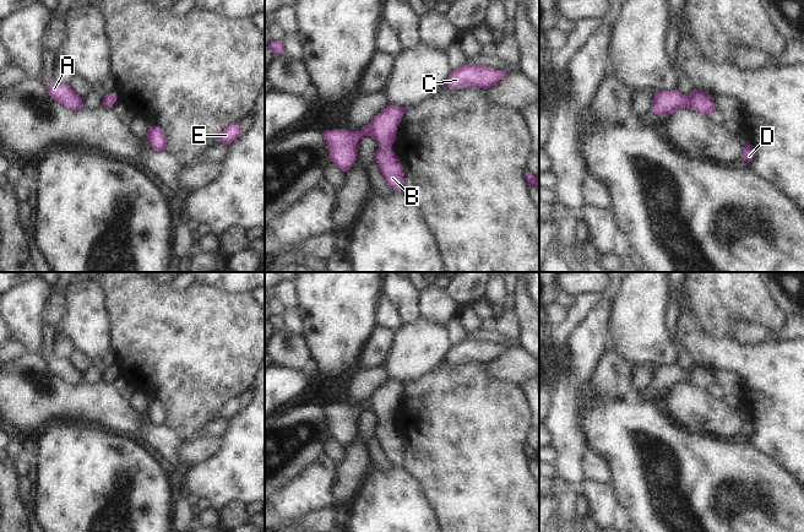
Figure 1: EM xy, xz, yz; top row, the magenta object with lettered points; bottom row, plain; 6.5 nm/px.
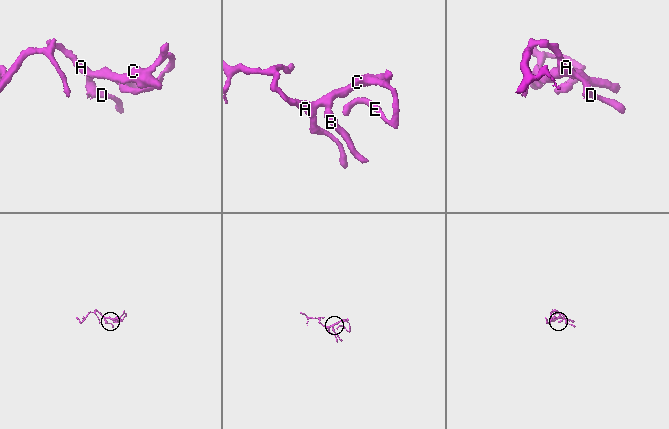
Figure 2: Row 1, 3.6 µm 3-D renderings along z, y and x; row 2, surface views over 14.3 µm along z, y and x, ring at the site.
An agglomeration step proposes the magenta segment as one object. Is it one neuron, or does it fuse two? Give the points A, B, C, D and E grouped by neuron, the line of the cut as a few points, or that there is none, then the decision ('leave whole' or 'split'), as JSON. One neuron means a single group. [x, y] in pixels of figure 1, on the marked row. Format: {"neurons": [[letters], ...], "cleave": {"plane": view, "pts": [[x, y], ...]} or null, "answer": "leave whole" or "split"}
{"neurons": [["A", "B", "C", "D", "E"]], "cleave": null, "answer": "leave whole"}

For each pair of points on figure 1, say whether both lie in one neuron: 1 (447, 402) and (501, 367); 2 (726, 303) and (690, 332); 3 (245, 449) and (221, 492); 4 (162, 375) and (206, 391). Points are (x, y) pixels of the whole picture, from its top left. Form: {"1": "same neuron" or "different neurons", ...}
{"1": "different neurons", "2": "different neurons", "3": "same neuron", "4": "same neuron"}

